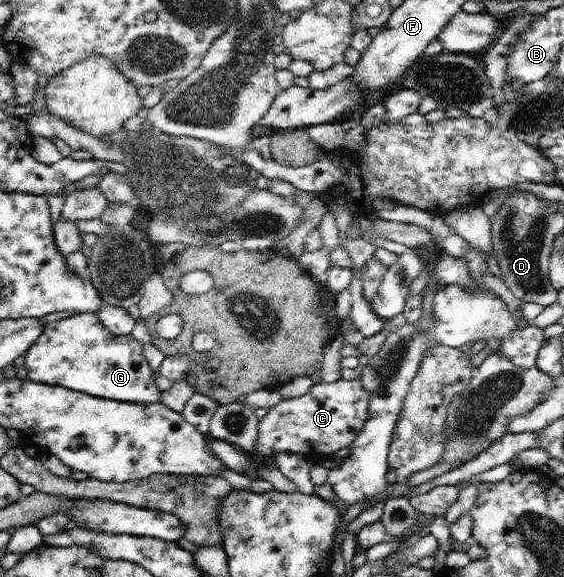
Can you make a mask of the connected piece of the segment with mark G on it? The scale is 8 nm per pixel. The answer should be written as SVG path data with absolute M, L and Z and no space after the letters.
M96 312L77 313L47 323L45 333L23 356L26 377L35 383L68 387L120 402L157 401L160 391L143 355L143 345L132 333L117 335L111 332L99 321Z

